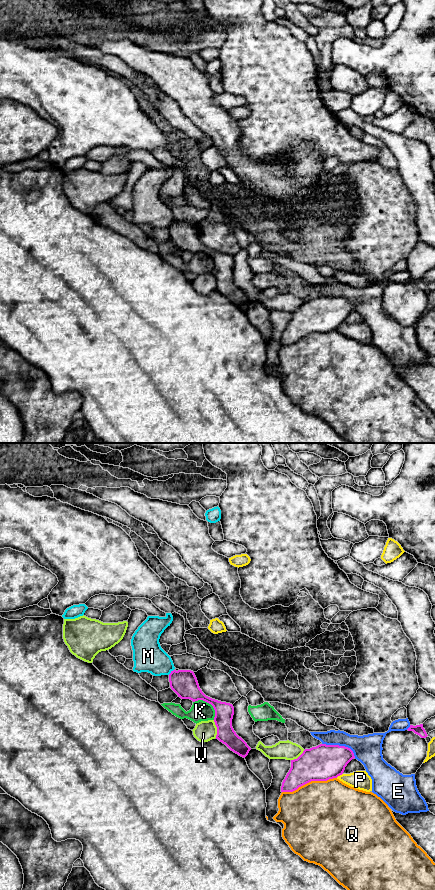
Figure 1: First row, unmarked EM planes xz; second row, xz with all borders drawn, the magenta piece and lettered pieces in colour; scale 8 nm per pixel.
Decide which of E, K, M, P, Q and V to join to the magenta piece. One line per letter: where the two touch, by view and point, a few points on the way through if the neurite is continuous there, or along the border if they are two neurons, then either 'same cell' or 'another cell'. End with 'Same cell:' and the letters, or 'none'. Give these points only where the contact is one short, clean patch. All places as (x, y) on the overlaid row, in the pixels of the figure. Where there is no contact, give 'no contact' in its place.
E: xz (340, 746) | another cell
K: xz (209, 703) | along xz (193, 701), (204, 700), (208, 702), (214, 710), (214, 719) | another cell
M: xz (171, 672) | along xz (173, 669), (168, 674) | another cell
P: xz (339, 775) | another cell
Q: xz (309, 781) | another cell
V: xz (217, 729) | another cell
Same cell: none

